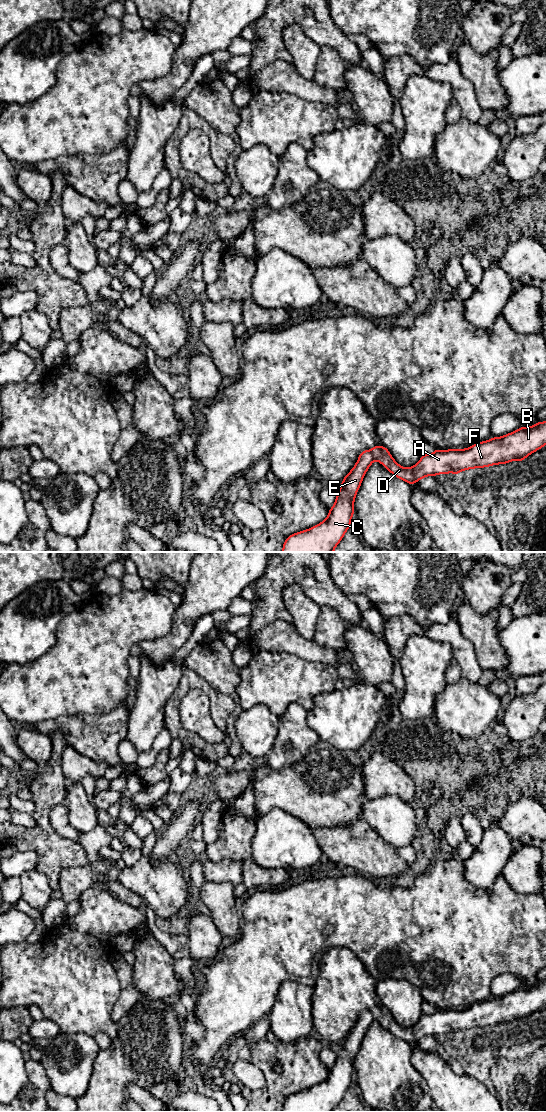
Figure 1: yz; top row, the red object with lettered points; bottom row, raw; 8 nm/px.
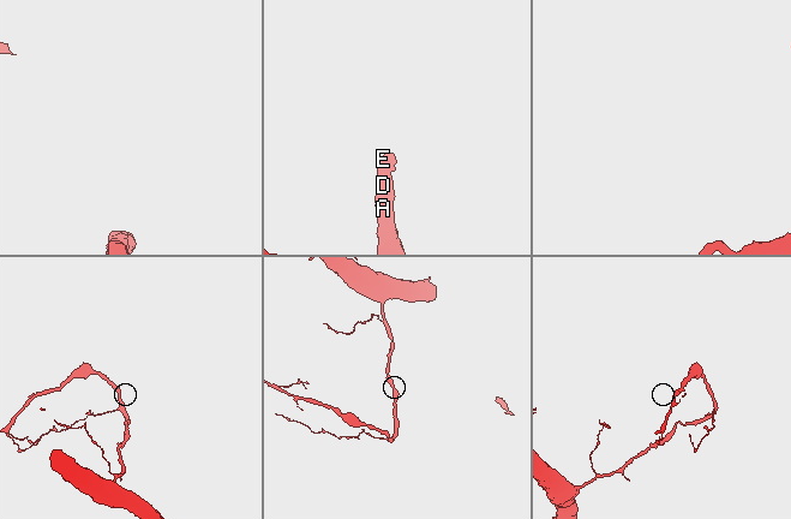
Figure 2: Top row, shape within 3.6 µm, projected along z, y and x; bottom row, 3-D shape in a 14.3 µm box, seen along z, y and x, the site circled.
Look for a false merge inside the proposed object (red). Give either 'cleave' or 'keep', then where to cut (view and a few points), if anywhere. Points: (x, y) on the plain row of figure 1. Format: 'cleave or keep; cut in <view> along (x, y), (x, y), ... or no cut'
keep; no cut

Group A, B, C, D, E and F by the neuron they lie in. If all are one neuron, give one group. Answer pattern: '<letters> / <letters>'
A B C D E F

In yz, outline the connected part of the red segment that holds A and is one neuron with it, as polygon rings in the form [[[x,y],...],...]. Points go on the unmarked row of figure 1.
[[[546,981],[537,982],[531,987],[520,987],[502,997],[477,1002],[466,1009],[436,1009],[432,1014],[422,1014],[419,1022],[410,1028],[400,1026],[387,1008],[376,1005],[360,1013],[355,1026],[344,1037],[327,1078],[310,1089],[291,1094],[281,1112],[334,1112],[350,1088],[356,1054],[374,1020],[397,1038],[413,1045],[426,1036],[447,1033],[459,1035],[463,1030],[506,1024],[514,1020],[521,1023],[544,1005]]]

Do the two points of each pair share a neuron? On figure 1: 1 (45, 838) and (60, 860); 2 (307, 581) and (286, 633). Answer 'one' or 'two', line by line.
1: one
2: two

